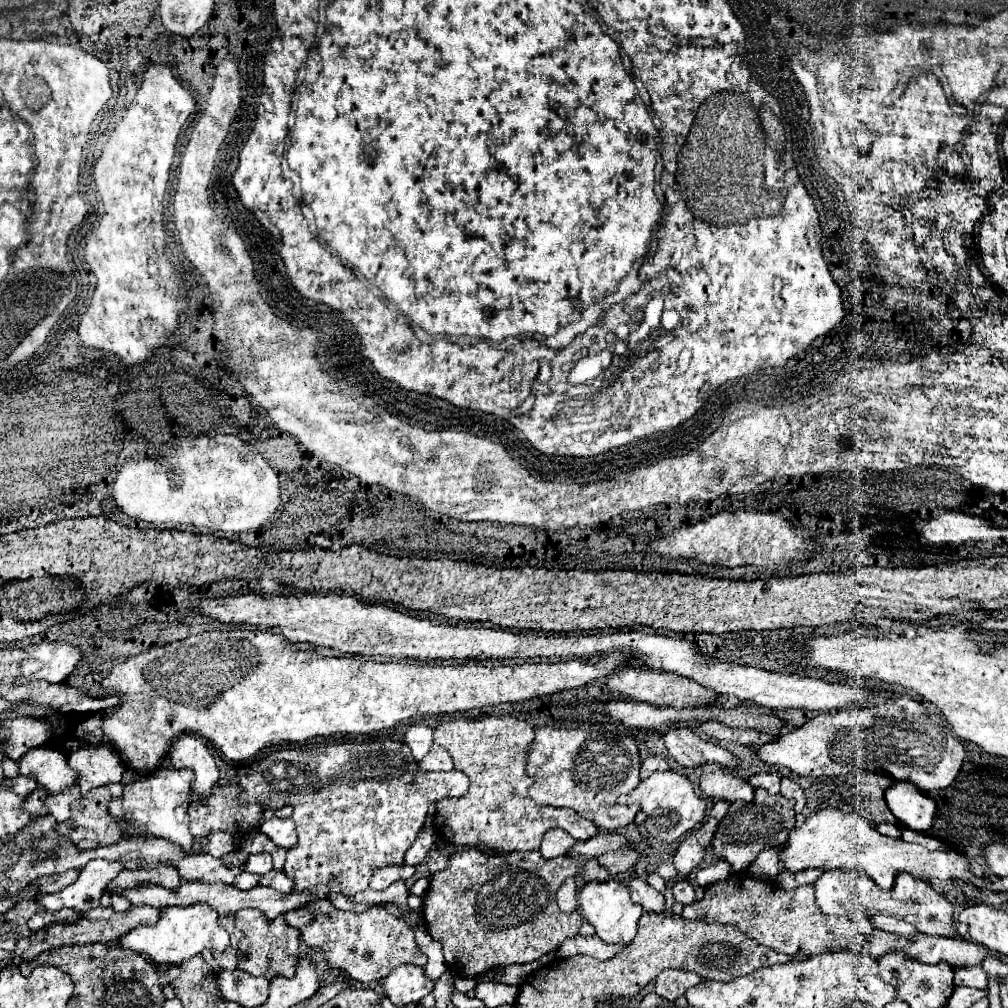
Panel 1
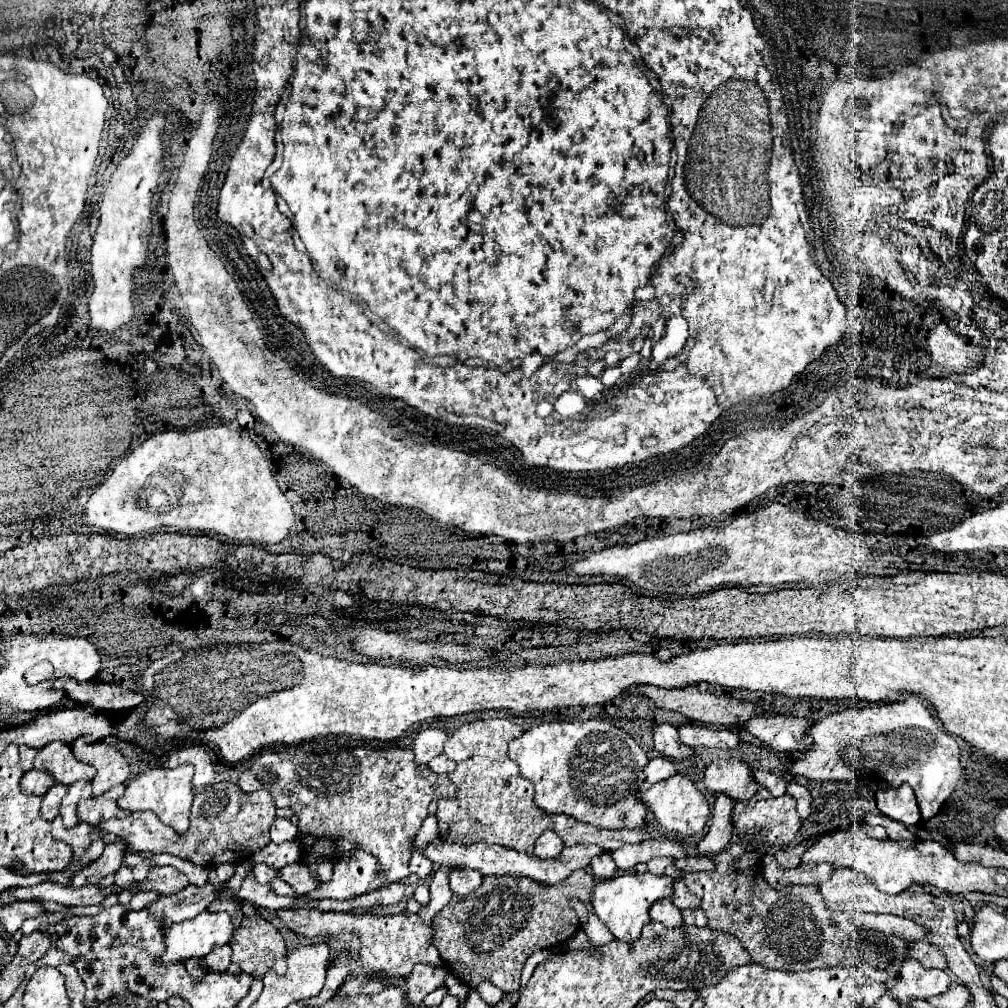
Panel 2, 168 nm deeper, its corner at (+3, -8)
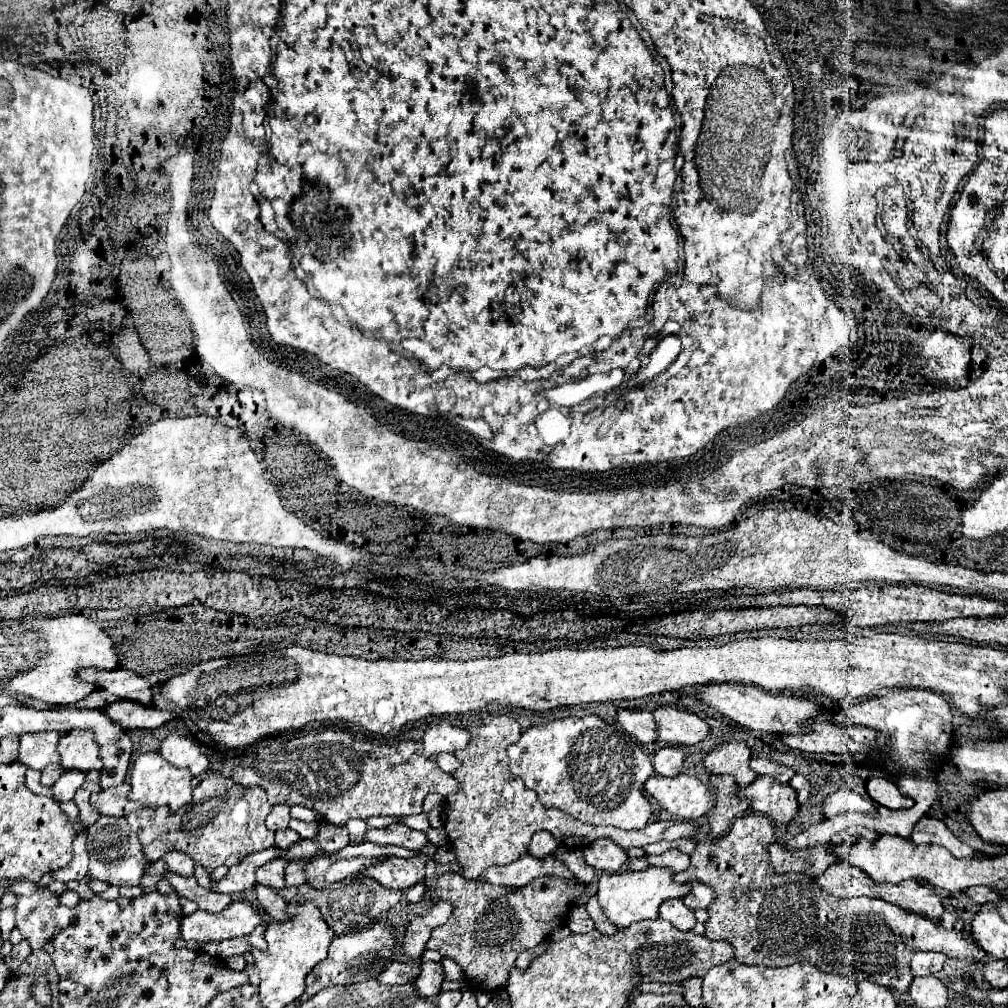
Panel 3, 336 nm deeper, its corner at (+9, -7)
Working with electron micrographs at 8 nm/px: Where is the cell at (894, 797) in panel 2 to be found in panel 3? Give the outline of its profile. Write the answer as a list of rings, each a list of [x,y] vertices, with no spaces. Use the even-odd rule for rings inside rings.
[[[871,777],[871,779],[867,779],[865,787],[867,787],[869,797],[875,803],[885,805],[889,809],[907,809],[907,807],[913,805],[913,801],[909,797],[901,795],[899,787],[885,777]]]

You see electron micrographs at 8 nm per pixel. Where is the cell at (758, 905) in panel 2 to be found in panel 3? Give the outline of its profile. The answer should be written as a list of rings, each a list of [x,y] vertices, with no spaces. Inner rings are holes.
[[[743,815],[733,821],[729,833],[717,839],[705,839],[697,843],[695,853],[691,855],[689,869],[675,875],[679,883],[701,881],[713,887],[715,903],[711,903],[709,921],[705,923],[705,937],[715,941],[727,941],[735,949],[735,959],[745,965],[767,965],[767,967],[785,967],[791,963],[811,963],[821,965],[825,973],[837,973],[851,981],[871,981],[883,987],[891,987],[897,993],[907,993],[907,985],[913,975],[909,969],[911,955],[915,951],[943,951],[949,957],[957,959],[975,959],[983,961],[987,953],[975,943],[973,937],[963,937],[957,931],[949,931],[939,923],[923,919],[921,915],[903,911],[901,907],[887,903],[883,899],[857,897],[857,899],[837,899],[831,893],[819,889],[813,877],[803,873],[775,873],[769,861],[769,845],[775,843],[775,827],[767,817],[761,815]]]

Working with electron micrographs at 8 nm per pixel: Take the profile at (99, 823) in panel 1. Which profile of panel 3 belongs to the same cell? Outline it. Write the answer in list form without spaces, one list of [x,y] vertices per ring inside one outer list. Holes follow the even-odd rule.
[[[123,783],[123,785],[113,787],[113,789],[103,789],[95,795],[91,795],[91,805],[101,815],[113,815],[113,817],[123,817],[123,815],[129,815],[131,811],[143,809],[141,803],[127,799],[129,791],[131,791],[129,783]]]

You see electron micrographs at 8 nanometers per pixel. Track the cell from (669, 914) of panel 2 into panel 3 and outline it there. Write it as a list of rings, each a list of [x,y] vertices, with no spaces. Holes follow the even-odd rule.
[[[667,899],[659,907],[659,917],[671,921],[679,931],[691,931],[697,923],[693,909],[689,909],[681,899]]]

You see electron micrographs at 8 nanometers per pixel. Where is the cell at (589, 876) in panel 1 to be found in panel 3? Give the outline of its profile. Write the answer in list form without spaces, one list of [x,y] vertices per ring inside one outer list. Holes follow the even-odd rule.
[[[603,837],[603,839],[589,843],[583,849],[583,857],[585,857],[585,863],[595,867],[599,873],[603,873],[603,871],[615,873],[625,865],[627,851],[621,849],[613,839]]]

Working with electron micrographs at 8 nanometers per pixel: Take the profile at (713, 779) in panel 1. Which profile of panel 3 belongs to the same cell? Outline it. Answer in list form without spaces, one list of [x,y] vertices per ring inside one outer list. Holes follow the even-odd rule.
[[[725,741],[707,753],[705,767],[707,773],[713,775],[733,775],[739,787],[747,787],[757,779],[757,773],[751,771],[749,767],[749,759],[751,759],[751,751],[743,741],[741,743]]]

